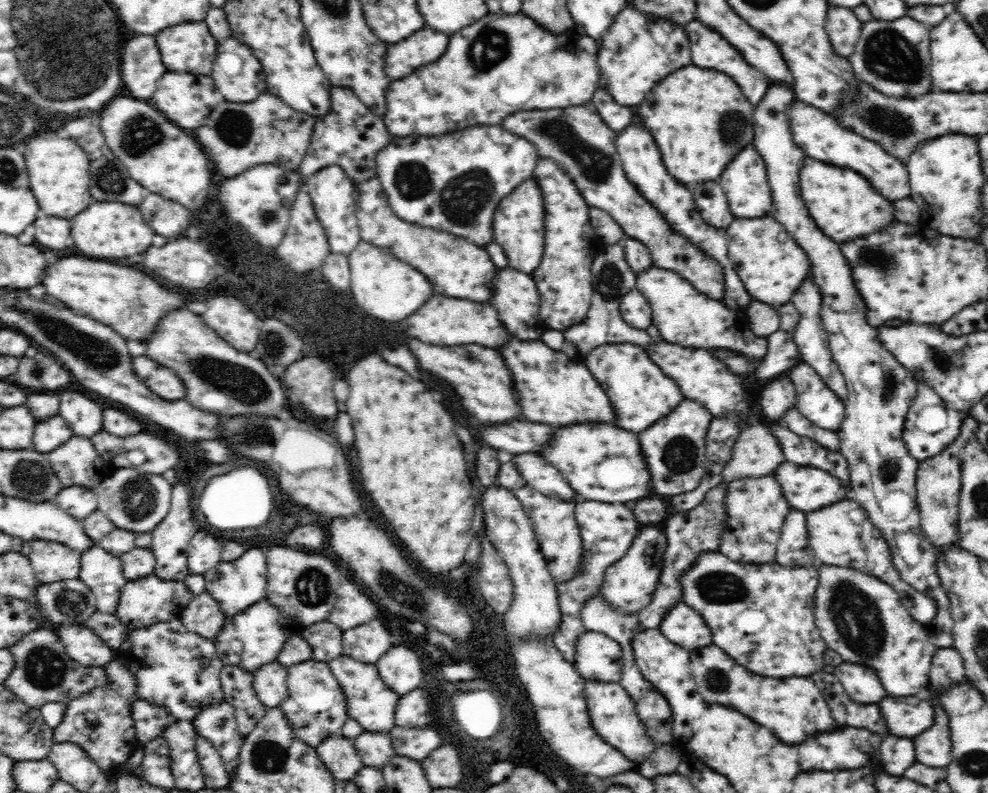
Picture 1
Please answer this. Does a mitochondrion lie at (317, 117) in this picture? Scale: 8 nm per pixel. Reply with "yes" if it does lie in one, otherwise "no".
no

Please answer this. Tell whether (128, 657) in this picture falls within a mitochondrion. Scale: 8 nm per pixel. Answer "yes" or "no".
no

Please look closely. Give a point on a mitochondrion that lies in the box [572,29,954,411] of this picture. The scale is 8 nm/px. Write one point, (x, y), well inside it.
(896, 124)

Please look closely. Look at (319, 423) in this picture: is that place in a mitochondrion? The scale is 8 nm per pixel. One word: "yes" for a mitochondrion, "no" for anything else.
no

